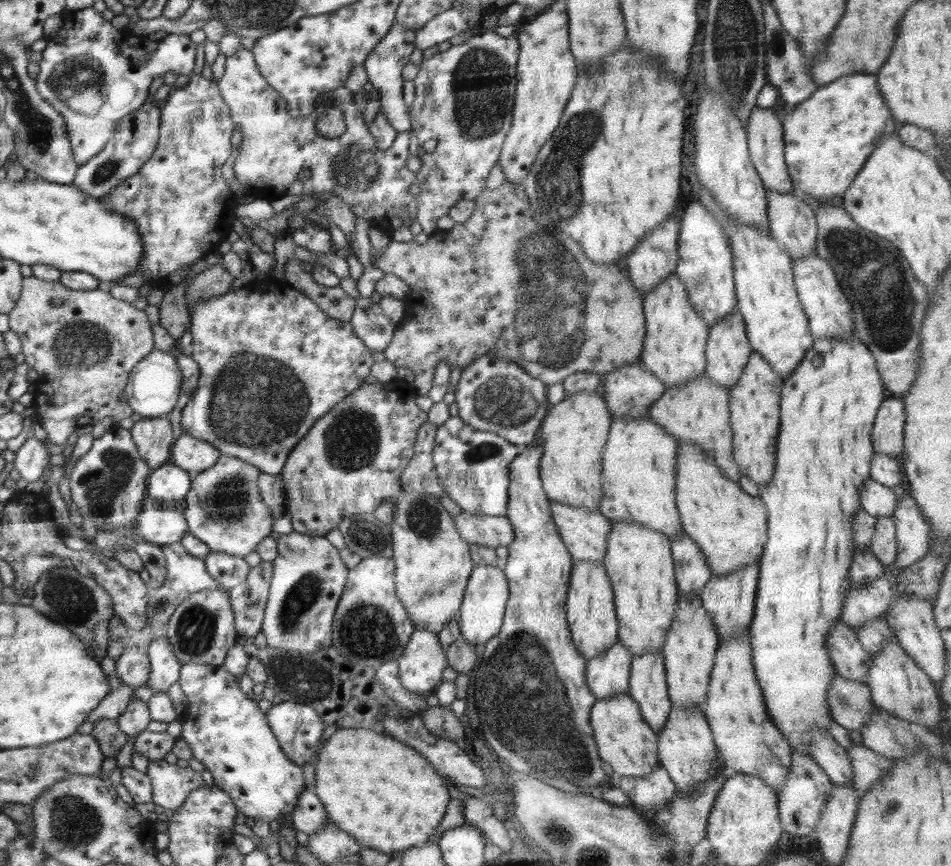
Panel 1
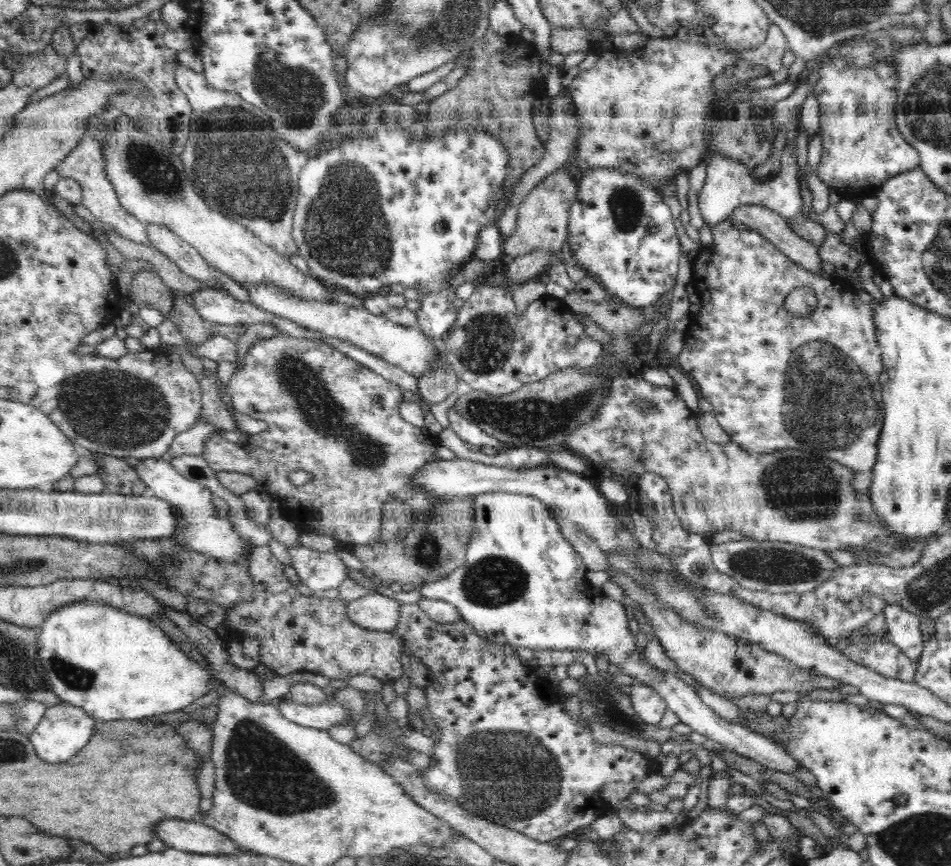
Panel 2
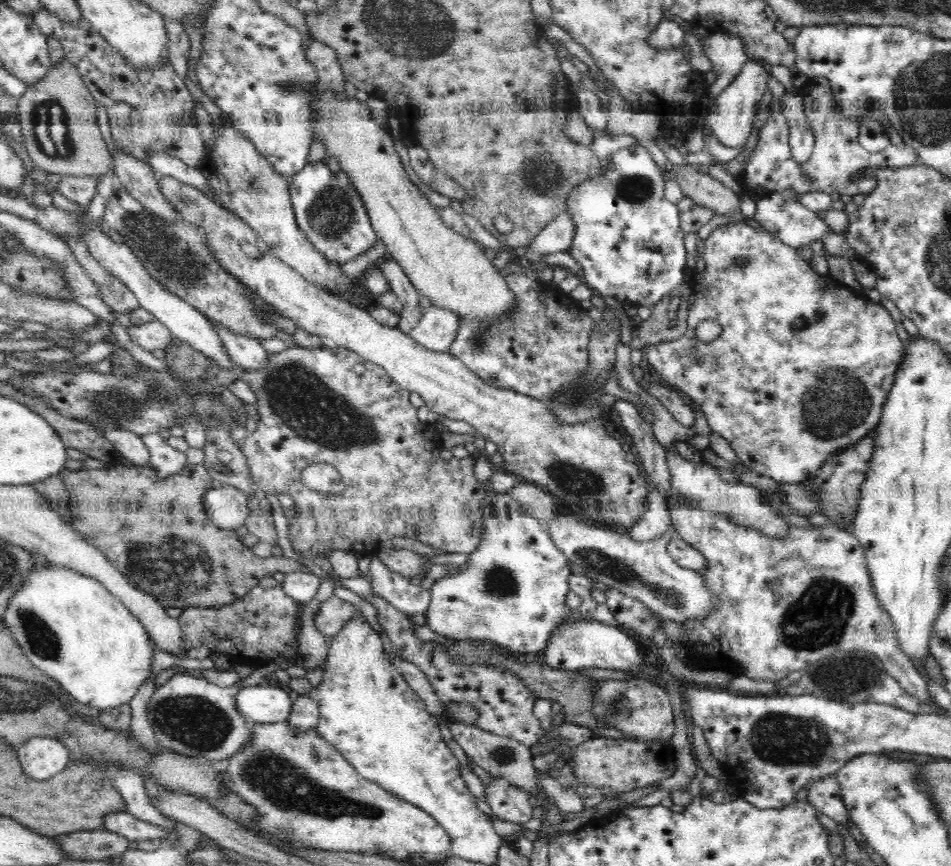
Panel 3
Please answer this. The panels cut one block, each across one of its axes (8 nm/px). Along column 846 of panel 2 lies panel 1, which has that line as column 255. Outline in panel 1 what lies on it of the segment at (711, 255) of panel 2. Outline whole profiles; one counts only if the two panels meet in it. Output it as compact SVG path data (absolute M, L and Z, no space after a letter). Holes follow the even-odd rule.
M276 278L272 279L272 282L268 284L266 282L266 292L262 294L262 292L255 292L254 288L251 288L249 285L244 285L240 289L237 289L236 291L230 290L226 294L222 294L220 296L212 296L203 298L201 297L201 300L199 302L195 302L193 306L188 306L189 315L190 315L190 327L188 328L188 331L190 330L192 334L192 359L198 364L199 367L199 378L198 378L198 385L196 388L196 391L194 392L194 395L192 395L192 399L188 401L188 404L184 406L181 412L181 429L183 434L189 434L190 436L193 436L194 438L208 441L212 446L215 446L221 455L225 455L228 457L233 457L239 460L242 460L246 463L252 464L252 466L256 466L256 468L260 469L262 471L262 474L266 475L277 475L281 474L284 466L285 461L288 459L288 456L290 455L290 452L292 452L292 449L294 446L296 446L296 443L308 432L308 430L311 429L311 426L315 424L316 421L319 420L320 417L323 417L324 414L328 412L334 405L338 405L338 402L342 402L344 398L350 396L350 394L354 394L356 390L360 388L365 383L365 378L370 374L370 368L372 368L372 365L375 364L374 358L372 358L372 352L362 343L362 340L360 338L356 337L356 334L353 332L353 327L350 321L338 321L334 318L328 317L328 315L323 311L320 310L319 306L316 306L315 302L312 302L312 299L308 298L307 296L304 296L304 293L300 292L299 290L296 290L294 288L291 288L291 285L288 285L286 283L285 279L278 280Z

